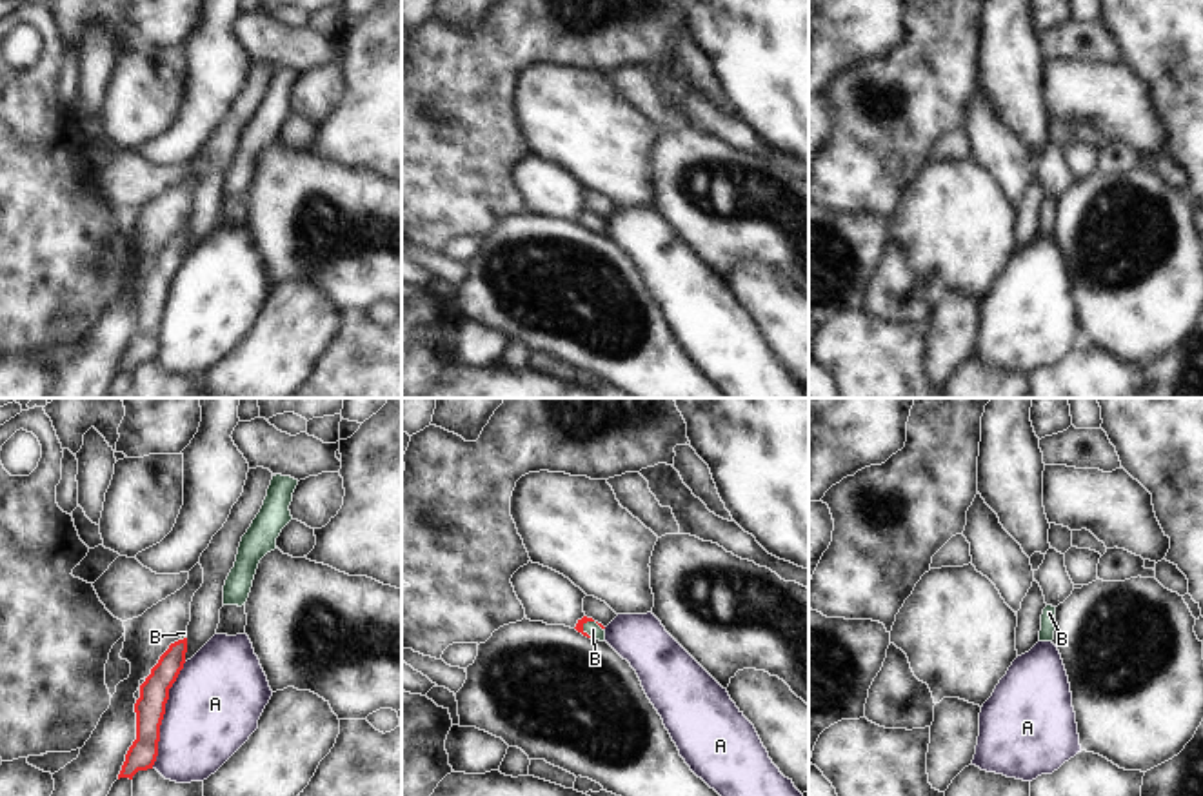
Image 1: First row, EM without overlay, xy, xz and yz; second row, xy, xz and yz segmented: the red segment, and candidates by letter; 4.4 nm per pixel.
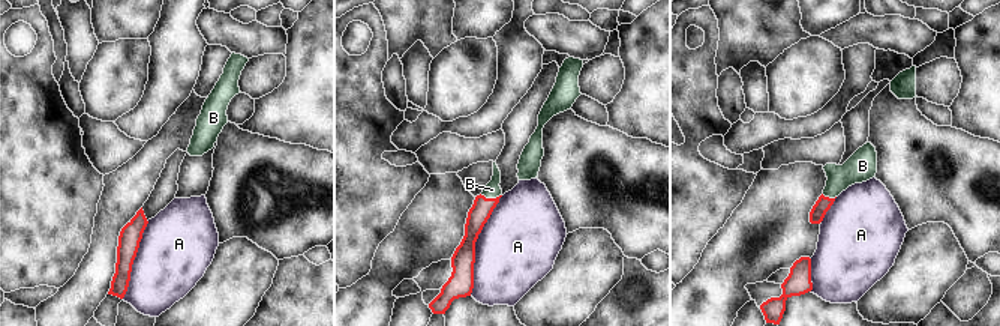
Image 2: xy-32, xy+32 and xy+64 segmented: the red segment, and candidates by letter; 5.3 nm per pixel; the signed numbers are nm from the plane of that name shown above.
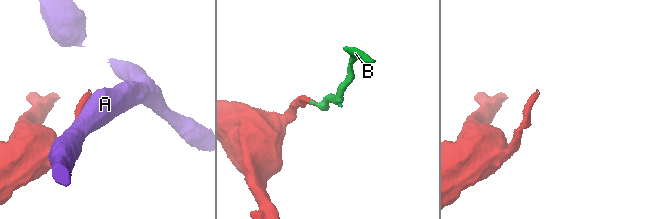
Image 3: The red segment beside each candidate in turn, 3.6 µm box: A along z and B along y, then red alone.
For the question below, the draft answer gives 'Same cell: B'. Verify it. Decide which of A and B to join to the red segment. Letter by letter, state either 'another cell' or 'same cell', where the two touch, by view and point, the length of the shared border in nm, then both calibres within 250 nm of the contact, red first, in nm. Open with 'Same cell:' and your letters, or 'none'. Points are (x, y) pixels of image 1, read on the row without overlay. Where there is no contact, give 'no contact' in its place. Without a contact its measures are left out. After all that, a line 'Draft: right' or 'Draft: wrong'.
Same cell: B
A: another cell; contact xy (164, 306); length 500 nm; calibres 140 and 400 nm
B: same cell; contact xz (593, 213); length 100 nm; calibres 40 and 70 nm
Draft: right

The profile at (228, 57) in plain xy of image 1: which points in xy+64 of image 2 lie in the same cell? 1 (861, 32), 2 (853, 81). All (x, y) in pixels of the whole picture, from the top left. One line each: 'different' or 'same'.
1: different
2: same

